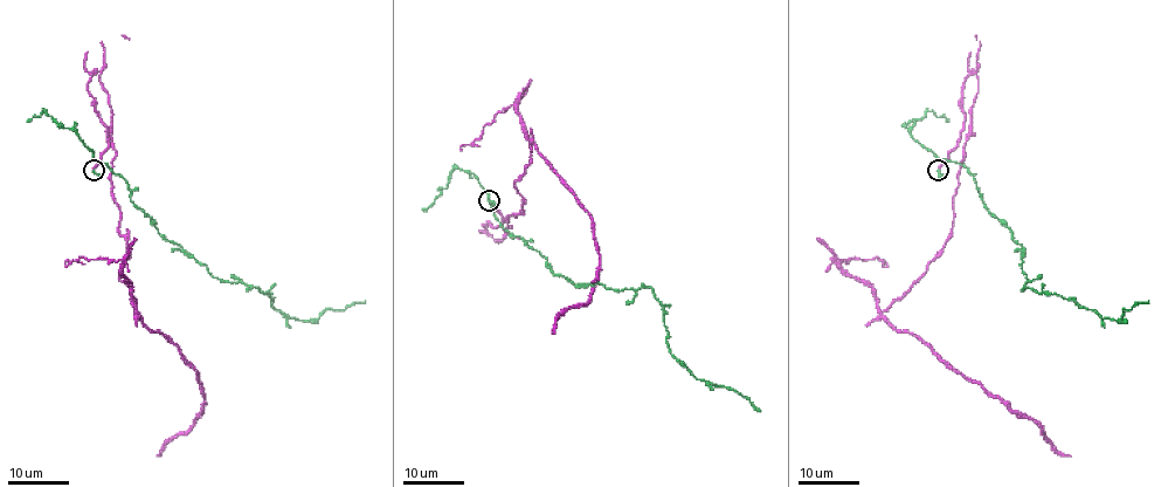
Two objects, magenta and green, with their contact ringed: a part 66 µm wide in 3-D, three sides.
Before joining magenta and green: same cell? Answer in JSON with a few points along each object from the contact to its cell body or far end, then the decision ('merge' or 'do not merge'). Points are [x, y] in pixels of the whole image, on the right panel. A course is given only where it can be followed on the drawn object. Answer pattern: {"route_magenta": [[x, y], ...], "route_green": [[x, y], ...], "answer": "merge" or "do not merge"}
{"route_magenta": [[938, 169], [956, 144], [962, 82], [975, 73], [952, 234], [882, 314], [1071, 455]], "route_green": [[938, 169], [942, 160], [972, 173], [987, 208], [1023, 248], [1027, 288], [1117, 320], [1148, 300]], "answer": "do not merge"}

